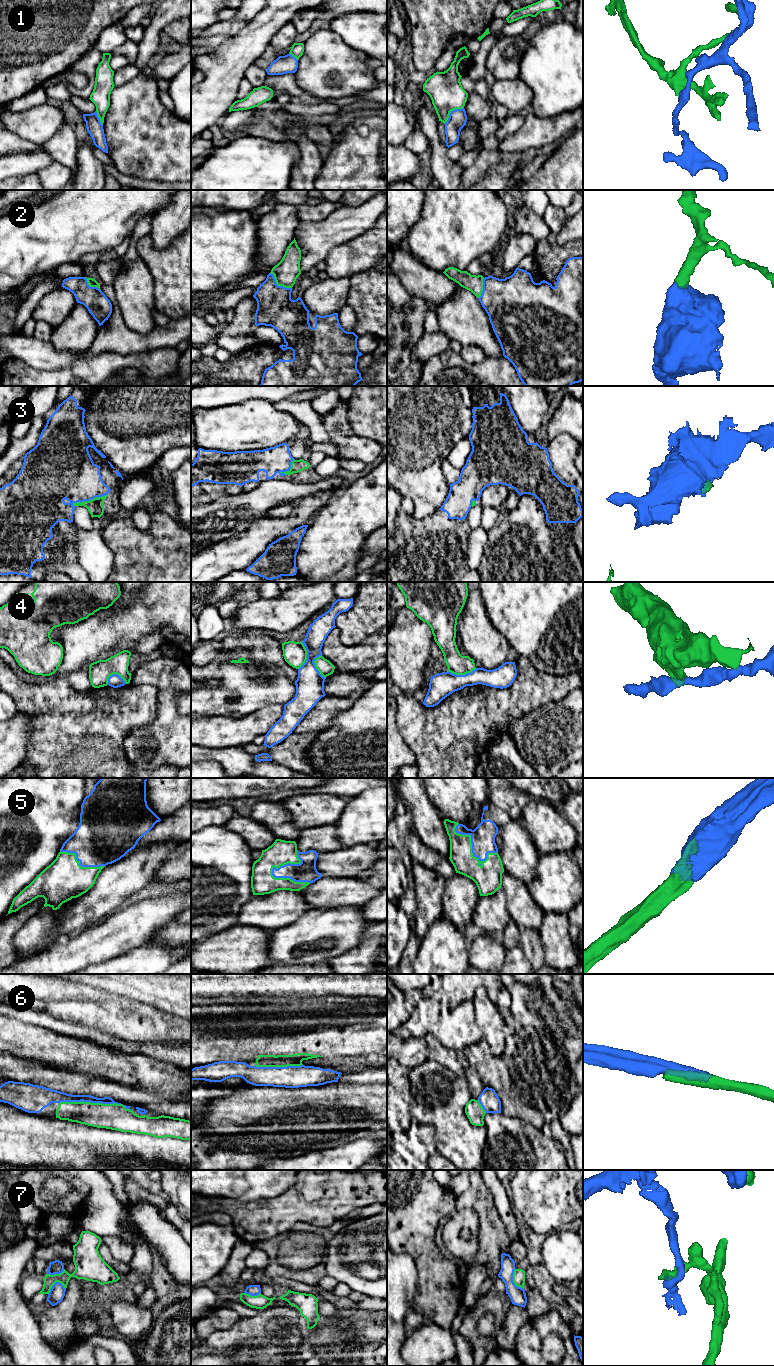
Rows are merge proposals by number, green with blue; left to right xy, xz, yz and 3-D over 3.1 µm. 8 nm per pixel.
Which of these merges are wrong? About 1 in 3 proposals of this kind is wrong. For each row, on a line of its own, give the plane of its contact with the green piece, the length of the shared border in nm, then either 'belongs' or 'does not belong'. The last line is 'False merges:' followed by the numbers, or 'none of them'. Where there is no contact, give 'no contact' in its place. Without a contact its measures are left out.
1: yz | 200 nm | does not belong
2: xz | 220 nm | belongs
3: xy | 300 nm | belongs
4: yz | 240 nm | does not belong
5: xz | 340 nm | belongs
6: xy | 500 nm | belongs
7: yz | 180 nm | does not belong
False merges: 1, 4, 7

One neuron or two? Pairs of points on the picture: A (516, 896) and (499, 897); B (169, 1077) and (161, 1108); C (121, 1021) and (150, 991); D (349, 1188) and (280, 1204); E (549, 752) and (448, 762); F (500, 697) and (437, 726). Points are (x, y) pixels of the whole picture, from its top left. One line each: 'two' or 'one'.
A: two
B: two
C: two
D: one
E: two
F: one

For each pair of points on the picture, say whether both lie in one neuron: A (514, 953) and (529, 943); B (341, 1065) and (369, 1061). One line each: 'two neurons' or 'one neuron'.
A: two neurons
B: one neuron

